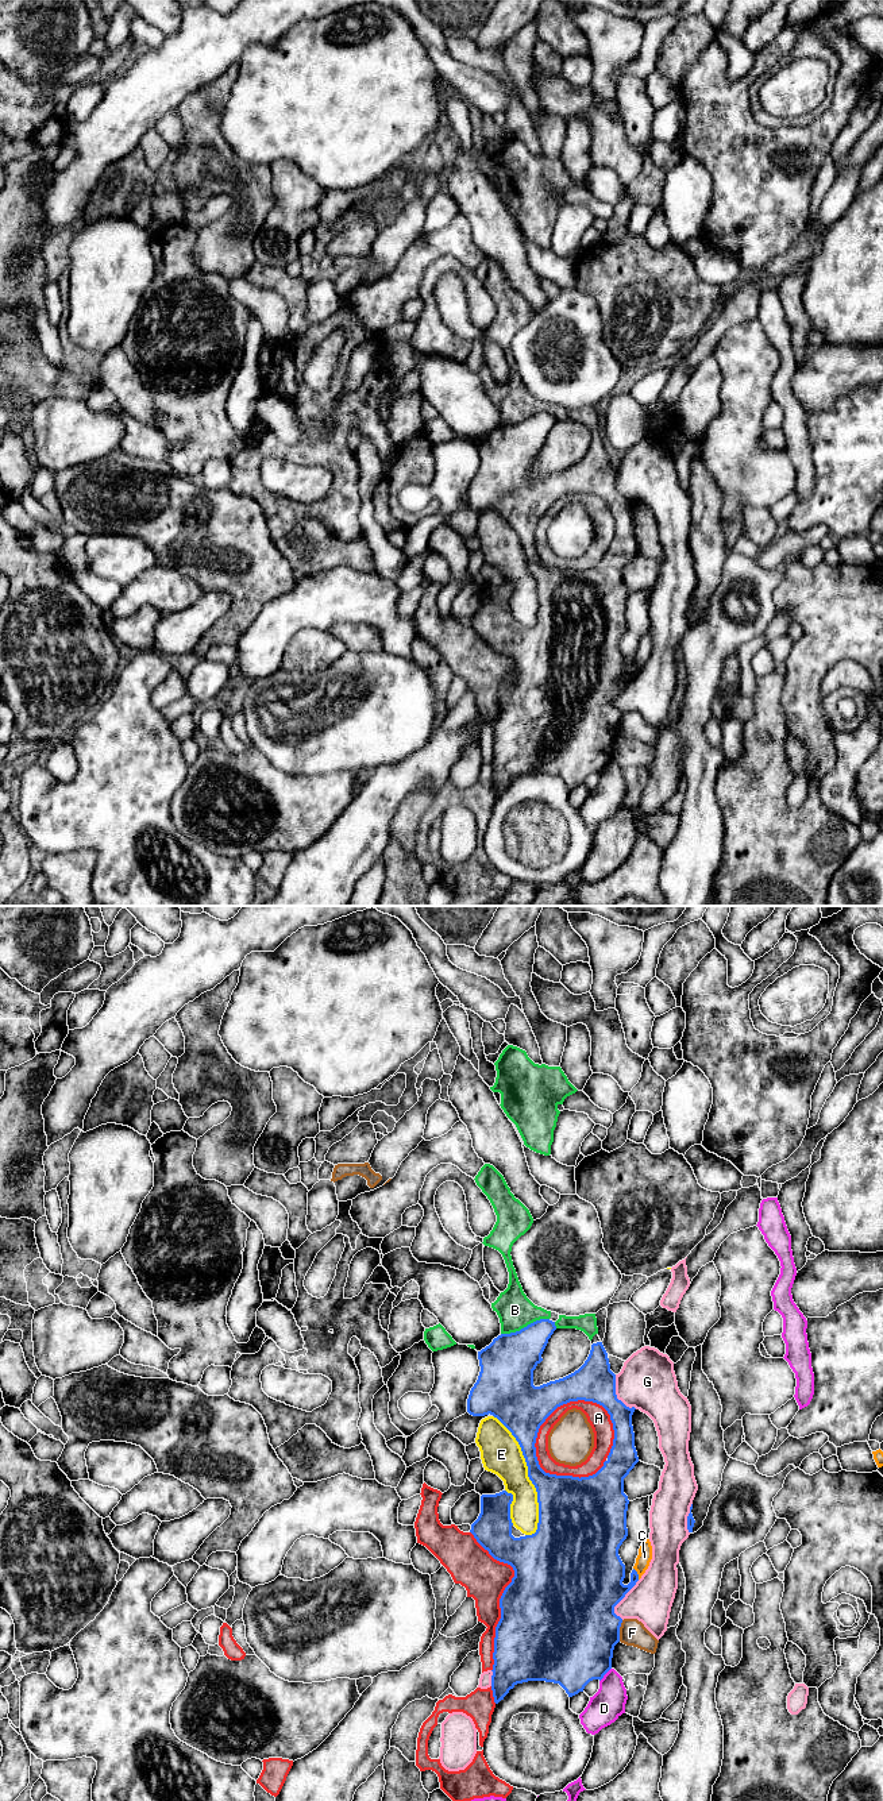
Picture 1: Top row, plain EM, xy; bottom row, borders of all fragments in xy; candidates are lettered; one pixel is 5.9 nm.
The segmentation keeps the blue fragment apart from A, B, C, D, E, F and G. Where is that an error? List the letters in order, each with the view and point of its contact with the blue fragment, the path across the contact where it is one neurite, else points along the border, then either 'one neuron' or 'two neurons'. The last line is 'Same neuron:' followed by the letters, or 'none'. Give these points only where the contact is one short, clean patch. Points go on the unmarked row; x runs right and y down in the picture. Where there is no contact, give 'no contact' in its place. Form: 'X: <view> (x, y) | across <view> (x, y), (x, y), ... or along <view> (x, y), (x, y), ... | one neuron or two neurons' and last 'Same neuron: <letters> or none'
A: xy (552, 504) | two neurons
B: xy (524, 420) | one neuron
C: xy (636, 666) | two neurons
D: xy (605, 766) | two neurons
E: xy (528, 569) | two neurons
F: xy (619, 724) | two neurons
G: xy (616, 489) | two neurons
Same neuron: B

